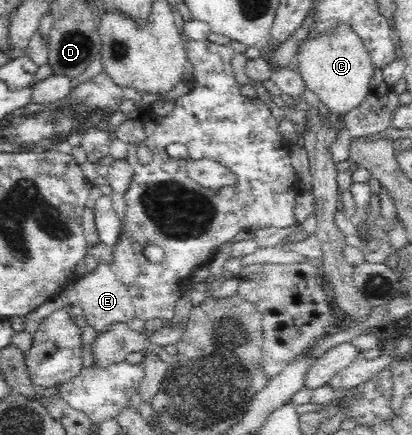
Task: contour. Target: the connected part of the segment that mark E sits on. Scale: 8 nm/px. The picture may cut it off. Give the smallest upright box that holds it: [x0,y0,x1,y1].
[73,263,136,334]

